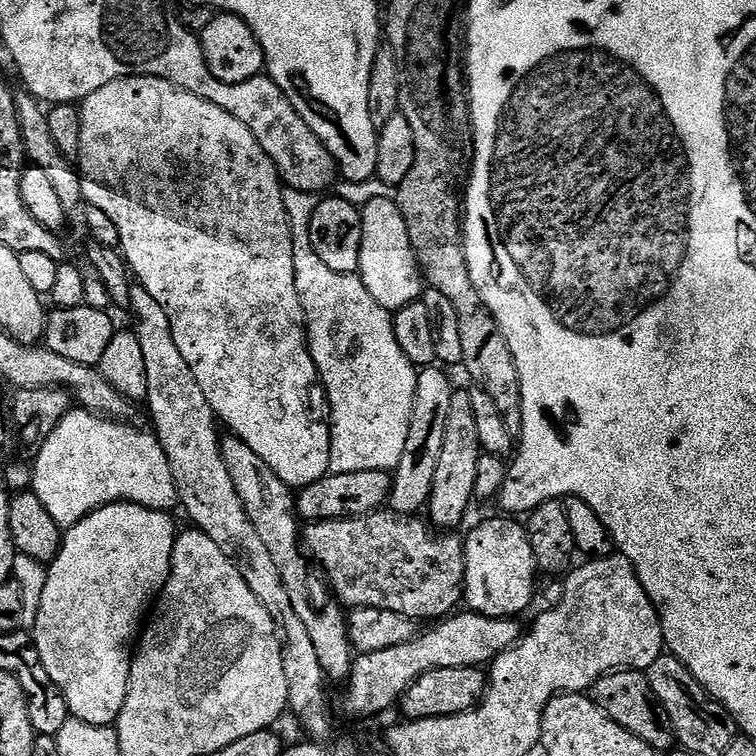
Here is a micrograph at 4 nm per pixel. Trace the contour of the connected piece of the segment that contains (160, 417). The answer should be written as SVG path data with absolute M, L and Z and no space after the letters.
M139 286L133 287L129 309L146 361L146 407L152 415L151 427L170 462L179 507L184 507L189 518L196 523L193 525L205 532L210 542L214 542L214 546L218 546L218 550L222 550L222 554L234 562L238 574L246 578L246 586L254 590L254 598L266 606L270 618L282 633L282 670L286 670L291 715L296 715L309 741L327 741L327 736L332 732L332 716L328 713L328 698L324 694L326 677L318 662L318 650L314 650L310 630L306 630L306 624L298 618L298 614L294 614L290 594L286 594L286 582L282 582L282 574L278 574L278 566L274 566L270 550L266 550L262 538L258 538L254 522L250 522L242 506L242 498L238 498L238 490L234 490L234 482L230 482L230 474L226 474L226 462L222 462L220 453L222 436L216 433L218 421L212 413L210 402L206 402L206 394L202 394L198 378L190 374L186 358L182 358L182 353L178 351L166 310L162 310L153 296Z

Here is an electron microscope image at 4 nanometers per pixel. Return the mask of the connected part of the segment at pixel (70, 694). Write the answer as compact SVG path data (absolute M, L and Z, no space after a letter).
M106 504L99 508L97 512L91 512L86 518L82 518L63 533L60 541L60 549L51 564L47 565L48 577L46 578L46 590L42 590L42 602L38 606L36 620L30 625L30 635L36 644L38 654L42 658L42 666L46 666L46 674L54 678L58 690L66 698L66 706L69 713L75 719L86 722L90 726L102 726L107 728L115 725L118 714L122 710L122 702L126 702L126 690L128 689L128 679L130 678L130 666L134 655L134 645L142 631L142 625L153 607L154 601L159 597L160 592L166 586L170 566L172 565L172 555L178 535L178 527L171 520L168 512L159 512L153 508L143 508L137 504Z

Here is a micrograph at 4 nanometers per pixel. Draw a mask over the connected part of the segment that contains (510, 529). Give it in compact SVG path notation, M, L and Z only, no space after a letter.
M519 519L484 520L464 540L464 600L480 616L516 618L532 604L538 569L527 527Z

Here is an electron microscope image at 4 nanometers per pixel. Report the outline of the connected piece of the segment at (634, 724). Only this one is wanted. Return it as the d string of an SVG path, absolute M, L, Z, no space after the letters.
M621 670L619 672L607 672L590 689L590 698L608 715L618 726L630 730L642 742L646 742L657 754L664 754L671 748L677 747L676 731L654 690L650 690L650 682L647 675L640 670Z

